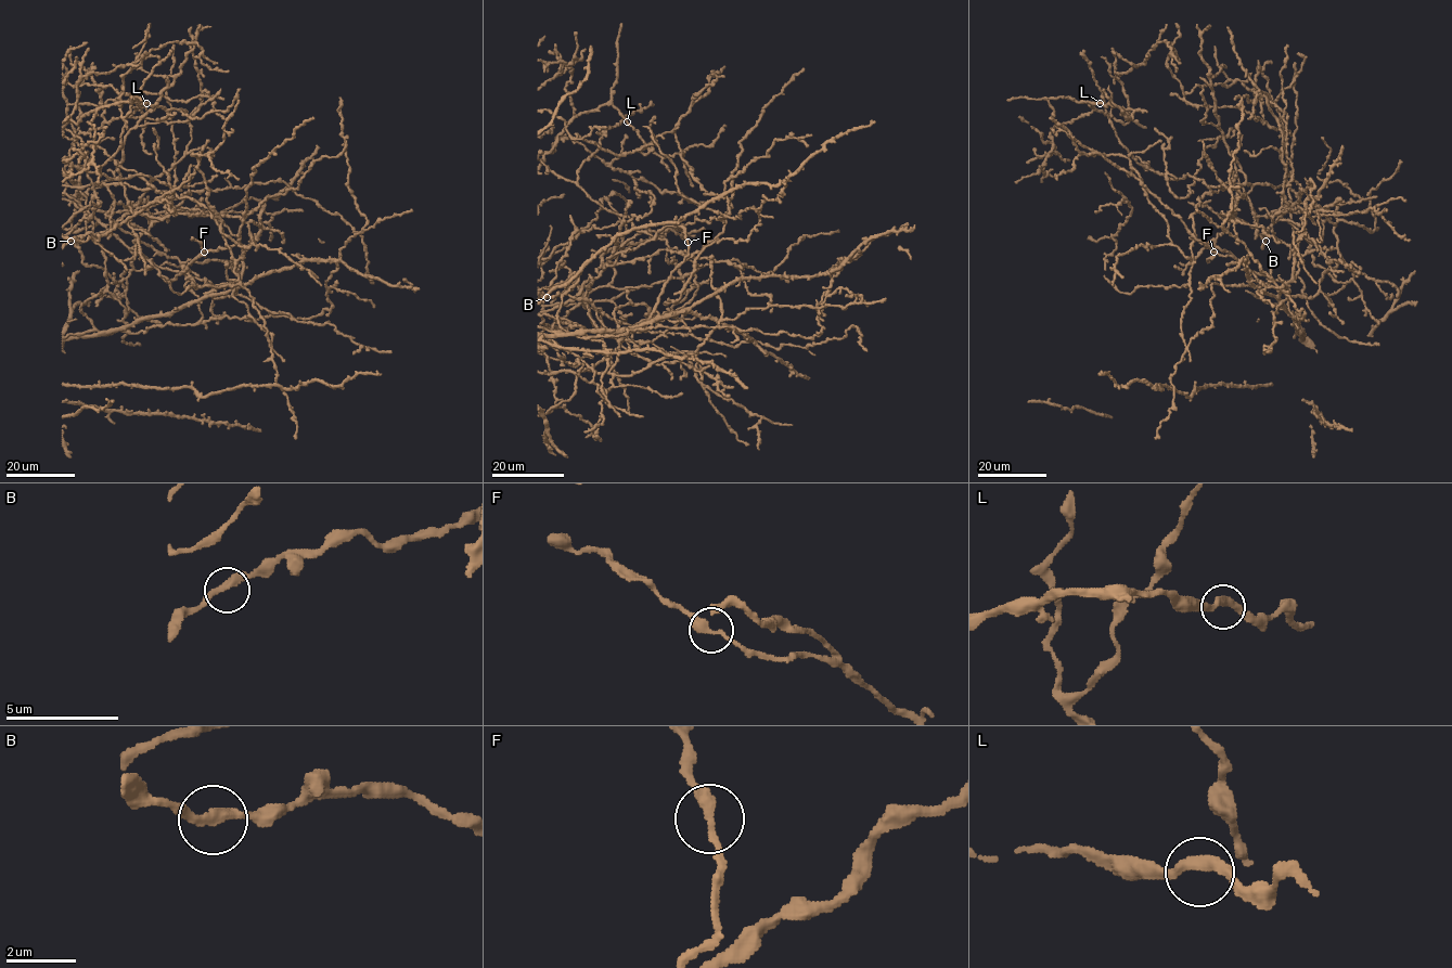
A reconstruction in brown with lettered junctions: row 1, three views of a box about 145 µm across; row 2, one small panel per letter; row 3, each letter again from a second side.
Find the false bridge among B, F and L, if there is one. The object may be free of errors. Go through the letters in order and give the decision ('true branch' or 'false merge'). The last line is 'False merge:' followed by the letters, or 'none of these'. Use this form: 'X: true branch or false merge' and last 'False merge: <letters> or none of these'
B: true branch
F: true branch
L: true branch
False merge: none of these

